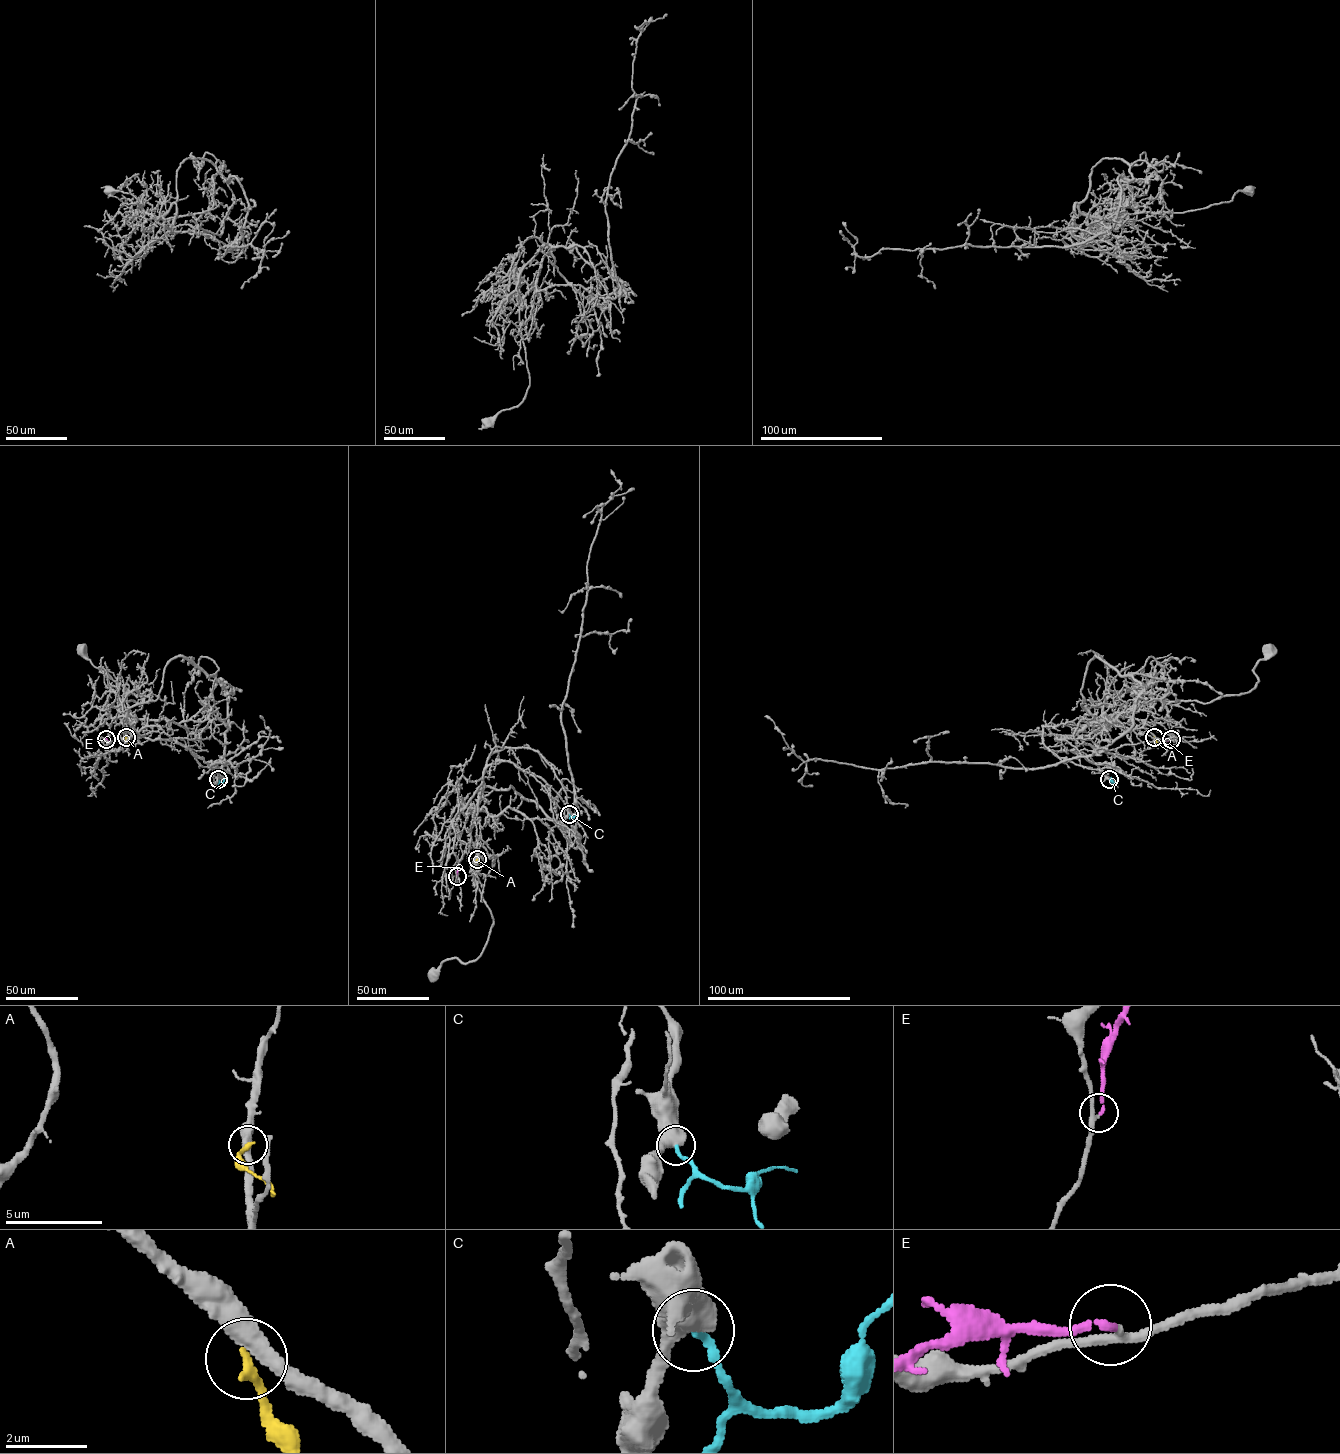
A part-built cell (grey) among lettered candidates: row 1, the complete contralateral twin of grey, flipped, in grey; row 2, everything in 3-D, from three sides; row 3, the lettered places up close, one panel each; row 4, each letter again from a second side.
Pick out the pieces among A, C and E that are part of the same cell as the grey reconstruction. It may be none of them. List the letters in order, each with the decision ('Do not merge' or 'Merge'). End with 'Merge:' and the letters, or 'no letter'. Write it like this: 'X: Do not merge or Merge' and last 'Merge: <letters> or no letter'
A: Do not merge
C: Do not merge
E: Do not merge
Merge: no letter

